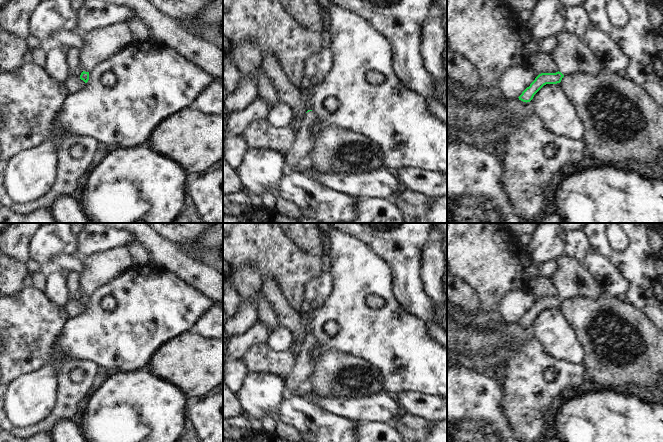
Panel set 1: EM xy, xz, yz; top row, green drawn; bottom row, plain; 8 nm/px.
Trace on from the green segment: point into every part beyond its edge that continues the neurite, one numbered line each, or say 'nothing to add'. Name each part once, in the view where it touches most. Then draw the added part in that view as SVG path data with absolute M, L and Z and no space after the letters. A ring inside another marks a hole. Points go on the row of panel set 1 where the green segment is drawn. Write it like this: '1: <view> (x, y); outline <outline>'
1: xz (304, 139); outline M313 110L305 114L294 143L285 154L285 166L301 162L311 152L315 139L312 128L319 123L320 120Z

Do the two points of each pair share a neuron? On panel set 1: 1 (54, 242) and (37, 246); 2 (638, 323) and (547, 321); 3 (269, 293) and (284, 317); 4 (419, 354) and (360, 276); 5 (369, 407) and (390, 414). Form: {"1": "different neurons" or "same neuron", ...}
{"1": "same neuron", "2": "different neurons", "3": "same neuron", "4": "same neuron", "5": "same neuron"}

